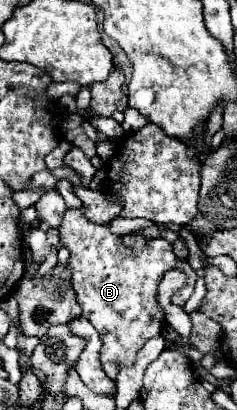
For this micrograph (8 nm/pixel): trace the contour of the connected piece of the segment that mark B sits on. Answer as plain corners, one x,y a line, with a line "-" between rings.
84,208
80,210
66,210
62,226
58,228
60,232
60,242
70,250
70,268
72,268
72,288
76,292
76,300
82,308
82,316
90,320
90,324
98,330
104,346
100,352
102,368
108,374
108,378
116,380
116,374
122,366
132,366
136,360
138,350
148,338
160,336
162,334
162,324
164,324
164,314
160,312
160,306
156,304
156,288
162,280
162,276
170,268
178,268
180,272
186,274
186,286
176,290
172,294
172,304
184,306
184,302
192,296
194,292
194,282
196,282
196,272
188,262
182,262
174,256
172,244
162,240
162,238
144,238
140,234
124,234
116,236
110,232
110,226
98,226
90,222
84,216

